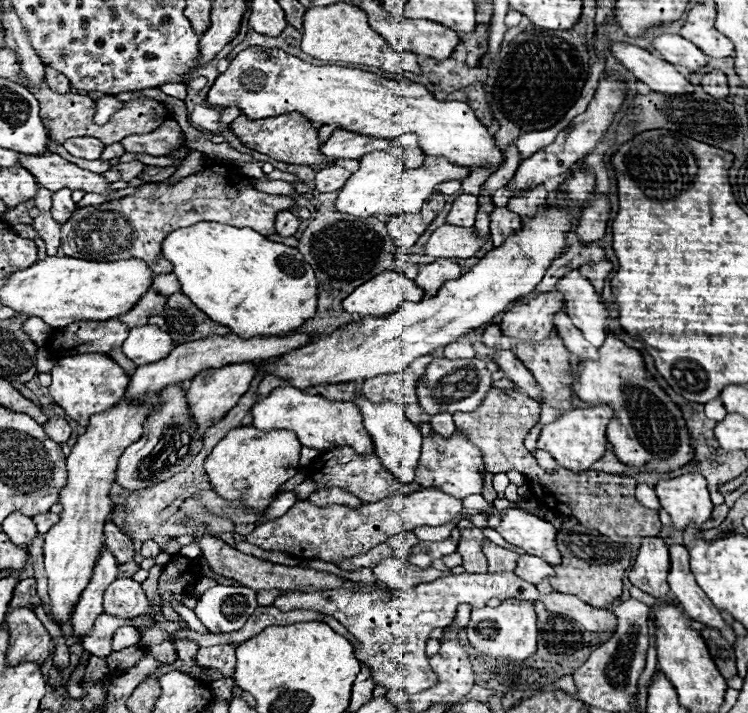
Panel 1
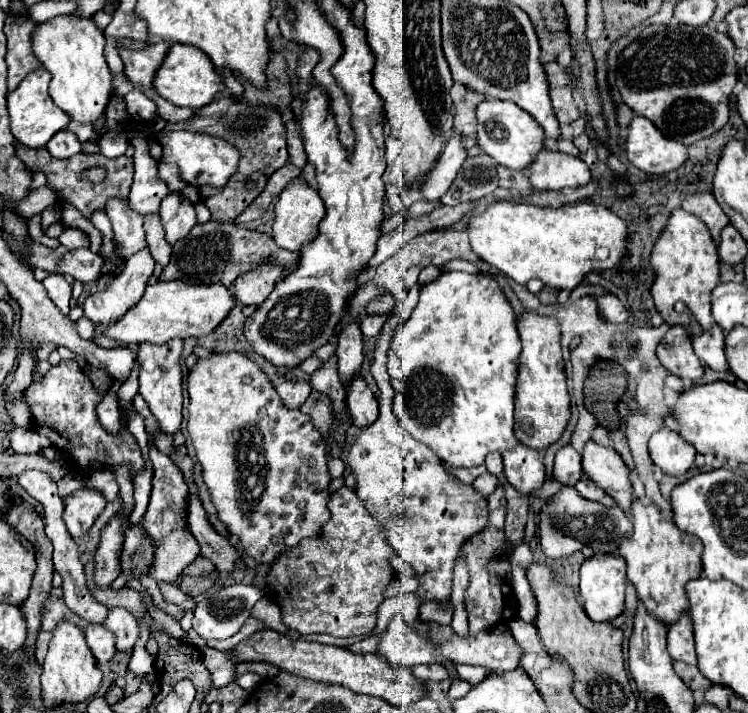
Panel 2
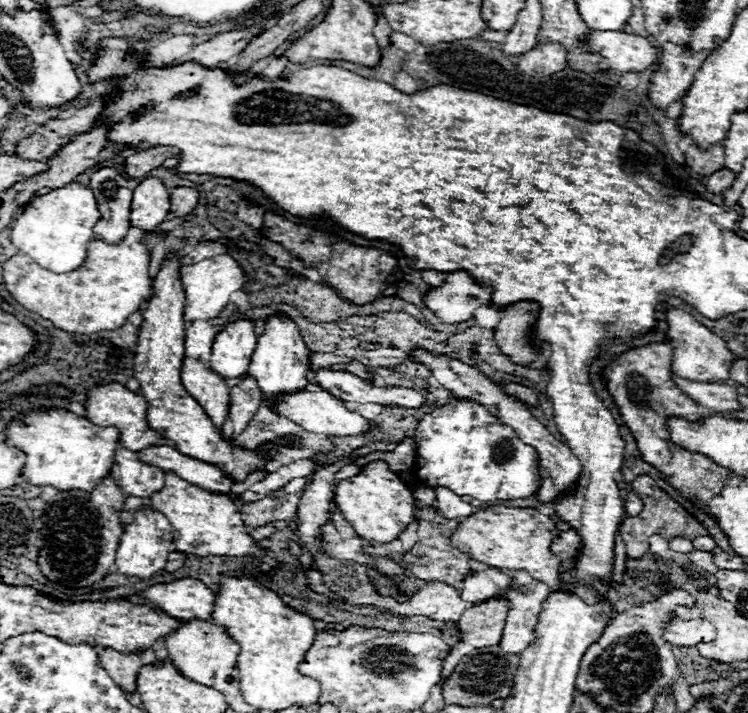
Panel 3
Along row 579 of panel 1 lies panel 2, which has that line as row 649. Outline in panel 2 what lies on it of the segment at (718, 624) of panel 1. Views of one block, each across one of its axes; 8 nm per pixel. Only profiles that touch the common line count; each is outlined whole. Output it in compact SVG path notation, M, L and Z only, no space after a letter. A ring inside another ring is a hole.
M682 612L674 624L668 624L668 652L674 660L696 664L696 652L692 644L692 622L688 612Z

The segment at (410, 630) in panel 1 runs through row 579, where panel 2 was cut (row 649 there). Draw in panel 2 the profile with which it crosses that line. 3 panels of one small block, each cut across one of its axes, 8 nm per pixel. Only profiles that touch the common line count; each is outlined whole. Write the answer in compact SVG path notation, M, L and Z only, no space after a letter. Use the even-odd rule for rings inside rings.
M492 630L480 632L476 638L454 636L444 644L436 644L436 648L442 656L456 664L480 664L494 672L514 670L520 660L520 646L512 640L512 636L504 640L504 636Z

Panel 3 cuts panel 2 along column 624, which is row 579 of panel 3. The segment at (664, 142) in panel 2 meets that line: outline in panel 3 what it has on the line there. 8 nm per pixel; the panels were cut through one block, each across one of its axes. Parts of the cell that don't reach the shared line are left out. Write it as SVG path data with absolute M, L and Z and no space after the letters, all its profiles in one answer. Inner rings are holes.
M140 510L134 516L134 522L124 526L122 540L116 550L116 570L126 576L136 576L140 580L150 580L158 576L156 572L164 570L166 558L172 552L172 528L164 514L156 510Z

